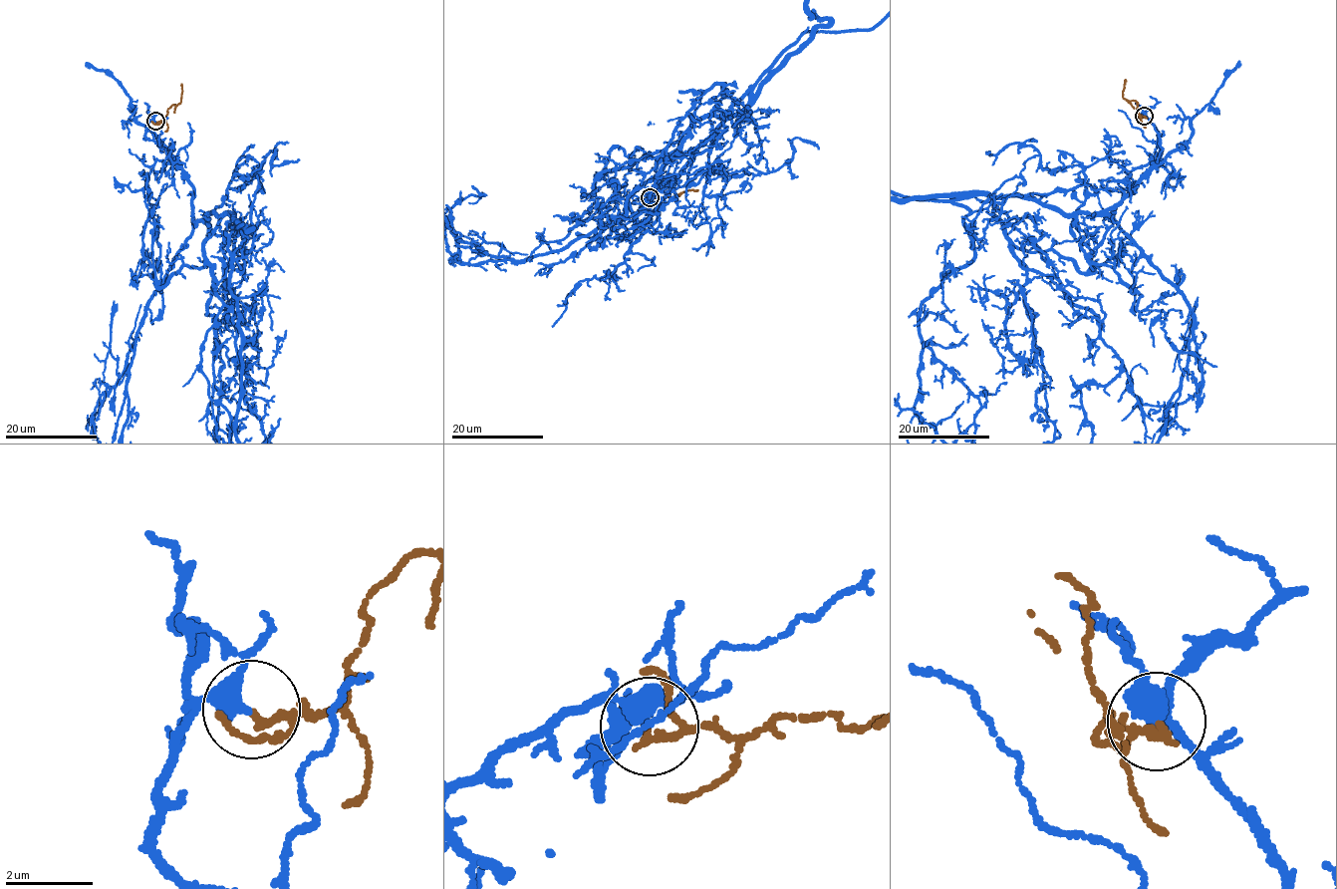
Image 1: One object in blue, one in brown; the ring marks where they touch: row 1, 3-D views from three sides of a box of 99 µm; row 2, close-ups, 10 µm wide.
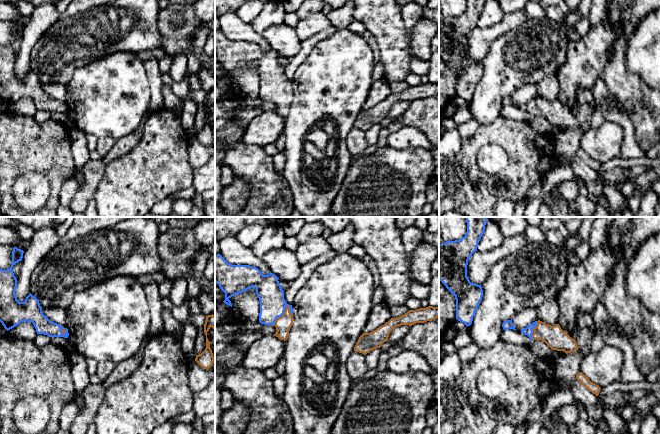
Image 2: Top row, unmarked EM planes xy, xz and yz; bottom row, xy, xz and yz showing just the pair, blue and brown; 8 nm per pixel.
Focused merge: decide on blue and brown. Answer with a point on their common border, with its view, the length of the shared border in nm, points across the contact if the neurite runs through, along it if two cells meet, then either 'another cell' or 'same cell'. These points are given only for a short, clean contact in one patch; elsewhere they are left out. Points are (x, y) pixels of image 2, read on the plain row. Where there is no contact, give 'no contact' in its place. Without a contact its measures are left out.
meets blue in xz at (281, 91); contact 200 nm long; runs through xz (268, 65), (272, 81), (281, 91), (283, 100); same cell

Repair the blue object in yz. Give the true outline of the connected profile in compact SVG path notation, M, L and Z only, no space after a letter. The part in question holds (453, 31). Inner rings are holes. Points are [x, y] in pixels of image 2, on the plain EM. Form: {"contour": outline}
{"contour": "M467 0L467 8L464 13L439 20L439 56L455 72L456 95L466 102L472 100L473 93L483 72L481 61L471 59L467 53L467 41L471 31L477 27L478 19L485 7L485 1Z"}

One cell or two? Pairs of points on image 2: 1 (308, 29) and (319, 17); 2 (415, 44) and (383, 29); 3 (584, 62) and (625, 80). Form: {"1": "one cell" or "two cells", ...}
{"1": "one cell", "2": "two cells", "3": "two cells"}

